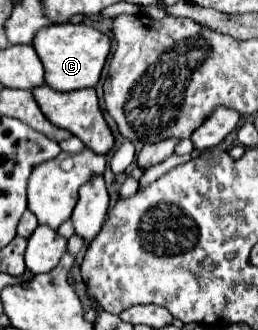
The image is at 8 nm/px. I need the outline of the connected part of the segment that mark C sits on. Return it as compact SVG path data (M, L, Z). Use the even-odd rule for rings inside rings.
M86 24L48 26L48 30L42 30L40 34L36 34L36 42L32 42L32 46L40 54L40 60L44 62L46 84L62 92L96 86L100 80L104 62L110 54L110 38Z

